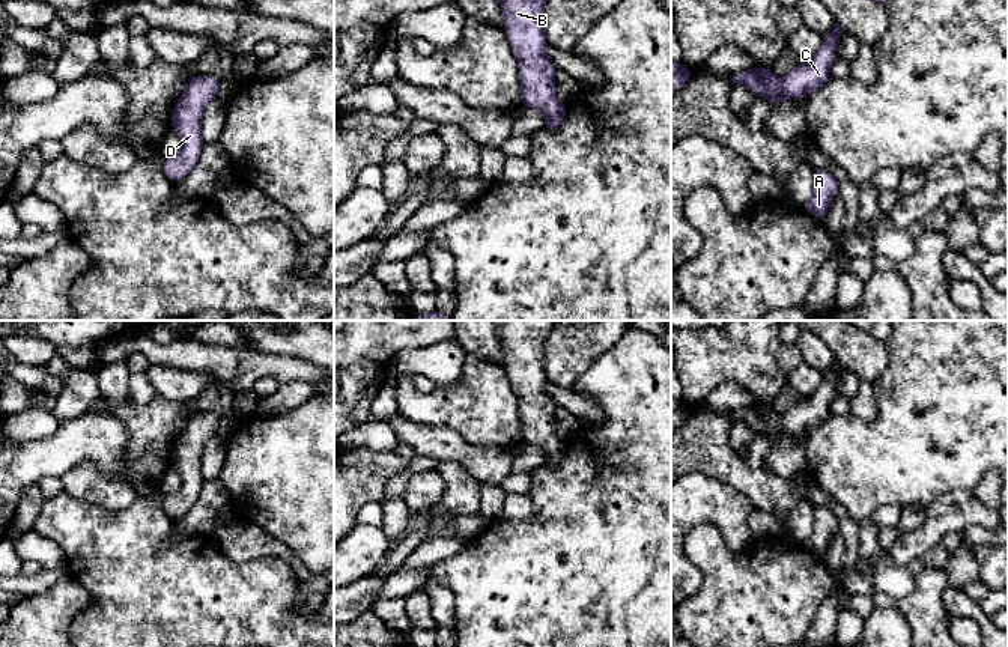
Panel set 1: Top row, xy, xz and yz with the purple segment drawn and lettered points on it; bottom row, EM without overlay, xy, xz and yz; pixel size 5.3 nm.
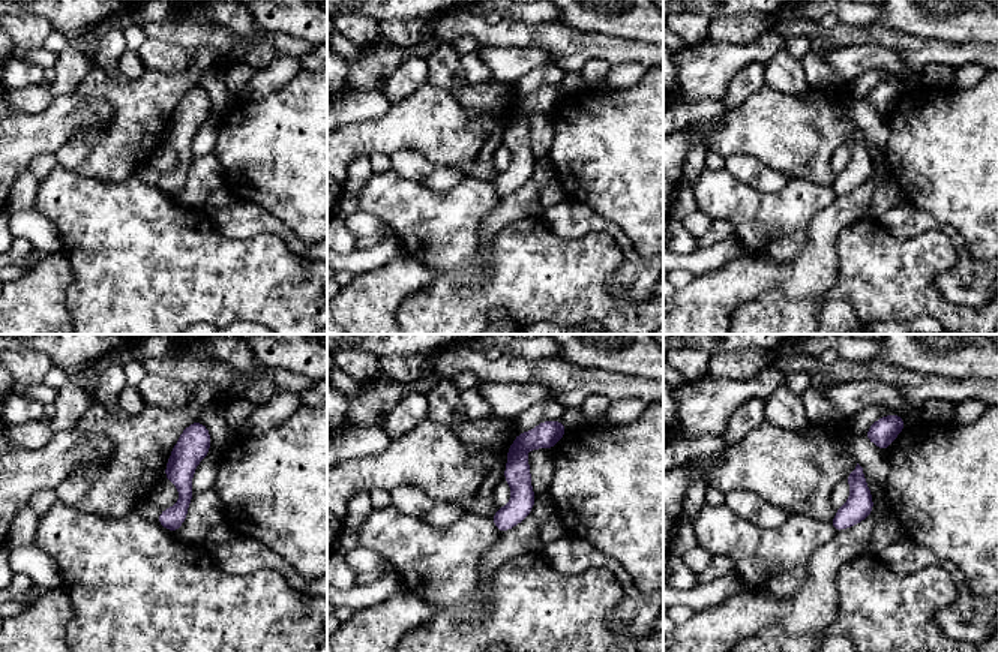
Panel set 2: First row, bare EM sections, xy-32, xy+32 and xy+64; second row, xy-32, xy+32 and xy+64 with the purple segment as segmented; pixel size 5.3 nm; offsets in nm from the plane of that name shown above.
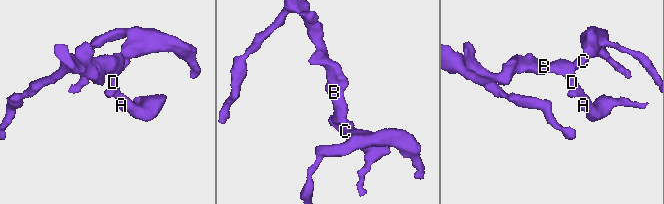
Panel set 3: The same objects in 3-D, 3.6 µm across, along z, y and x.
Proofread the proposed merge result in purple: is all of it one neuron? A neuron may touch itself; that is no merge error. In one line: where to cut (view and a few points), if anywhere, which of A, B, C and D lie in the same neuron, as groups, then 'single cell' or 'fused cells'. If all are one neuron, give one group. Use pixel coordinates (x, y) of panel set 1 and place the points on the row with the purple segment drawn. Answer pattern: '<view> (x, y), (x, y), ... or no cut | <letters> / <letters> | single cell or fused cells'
no cut | A B C D | single cell

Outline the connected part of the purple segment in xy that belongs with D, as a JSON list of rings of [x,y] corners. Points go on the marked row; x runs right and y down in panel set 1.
[[[215,75],[193,77],[172,111],[172,128],[182,138],[182,149],[176,156],[165,158],[161,166],[164,175],[179,182],[197,164],[205,141],[202,140],[202,116],[205,107],[220,96],[220,81]]]

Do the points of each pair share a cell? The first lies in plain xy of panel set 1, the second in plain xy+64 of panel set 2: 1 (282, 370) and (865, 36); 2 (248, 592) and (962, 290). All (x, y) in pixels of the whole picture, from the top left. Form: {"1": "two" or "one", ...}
{"1": "one", "2": "two"}

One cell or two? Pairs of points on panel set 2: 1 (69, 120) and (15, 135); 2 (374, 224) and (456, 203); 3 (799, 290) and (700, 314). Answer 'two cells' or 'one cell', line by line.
1: one cell
2: two cells
3: one cell

